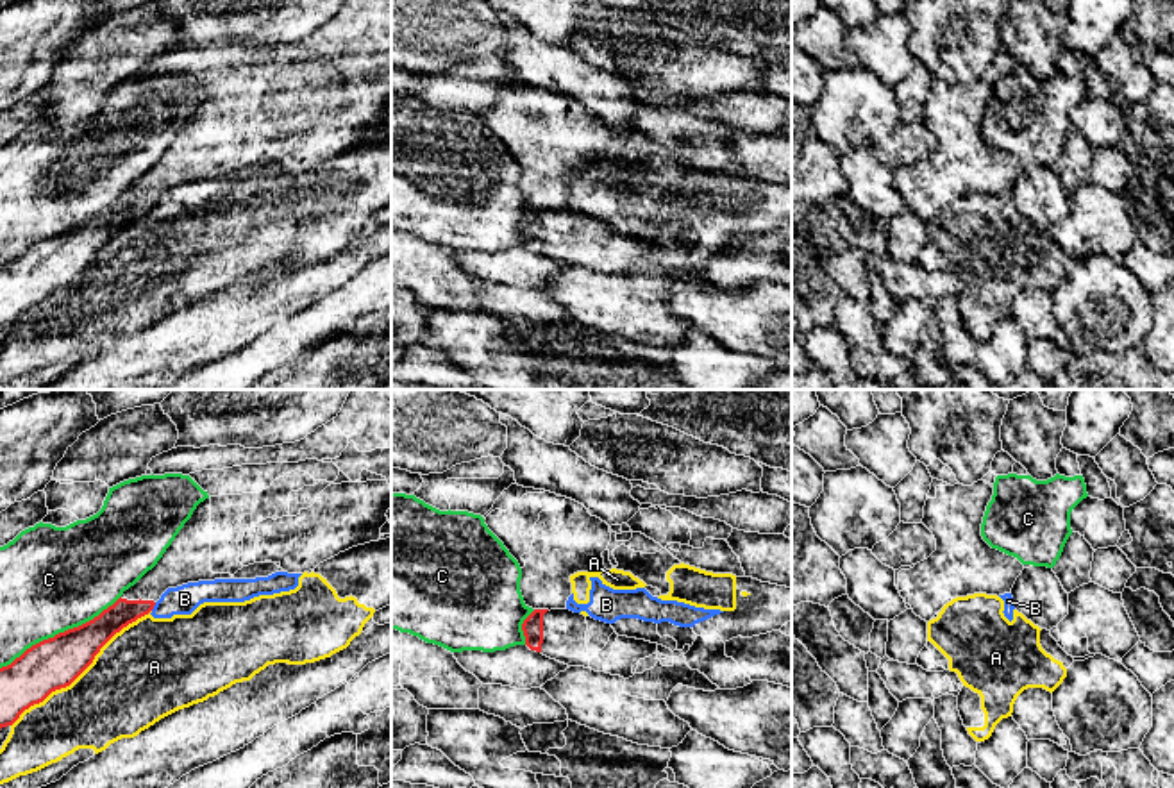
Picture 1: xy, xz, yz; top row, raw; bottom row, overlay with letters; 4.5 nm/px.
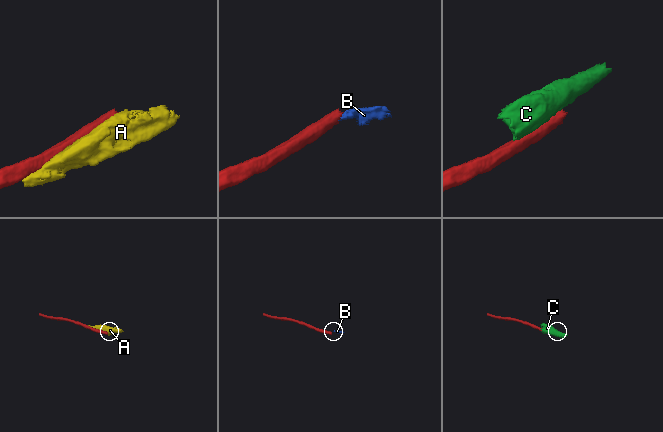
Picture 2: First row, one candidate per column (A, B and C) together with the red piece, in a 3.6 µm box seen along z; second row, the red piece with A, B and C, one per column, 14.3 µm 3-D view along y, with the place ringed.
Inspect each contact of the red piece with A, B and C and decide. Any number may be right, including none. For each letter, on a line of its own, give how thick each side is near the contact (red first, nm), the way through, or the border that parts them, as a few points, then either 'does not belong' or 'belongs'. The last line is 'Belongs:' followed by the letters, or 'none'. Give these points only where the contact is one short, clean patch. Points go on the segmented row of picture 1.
A: calibres 240 and 420 nm; does not belong
B: calibres 120 and 130 nm; border xy (156, 603), (150, 610); does not belong
C: calibres 240 and 480 nm; does not belong
Belongs: none

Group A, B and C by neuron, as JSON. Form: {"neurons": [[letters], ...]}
{"neurons": [["A", "B"], ["C"]]}

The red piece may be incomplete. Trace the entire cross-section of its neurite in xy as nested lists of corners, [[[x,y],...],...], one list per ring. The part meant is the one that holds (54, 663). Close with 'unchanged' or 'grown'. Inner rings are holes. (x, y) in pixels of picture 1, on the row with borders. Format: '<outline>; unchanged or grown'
[[[120,597],[93,620],[32,645],[2,666],[0,729],[13,725],[25,709],[52,692],[70,686],[116,633],[148,615],[154,606],[154,600]]]; unchanged

